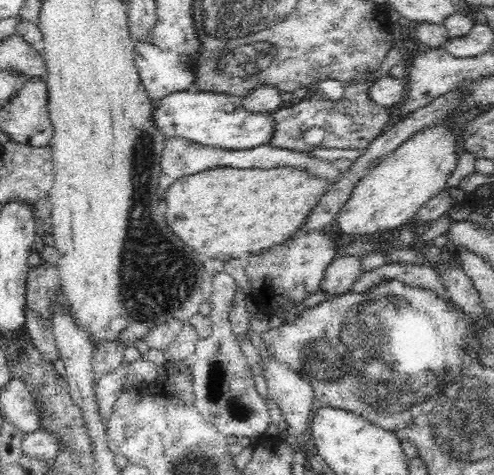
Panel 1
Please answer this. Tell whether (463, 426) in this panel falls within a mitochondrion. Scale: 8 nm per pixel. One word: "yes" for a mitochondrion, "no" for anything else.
yes

